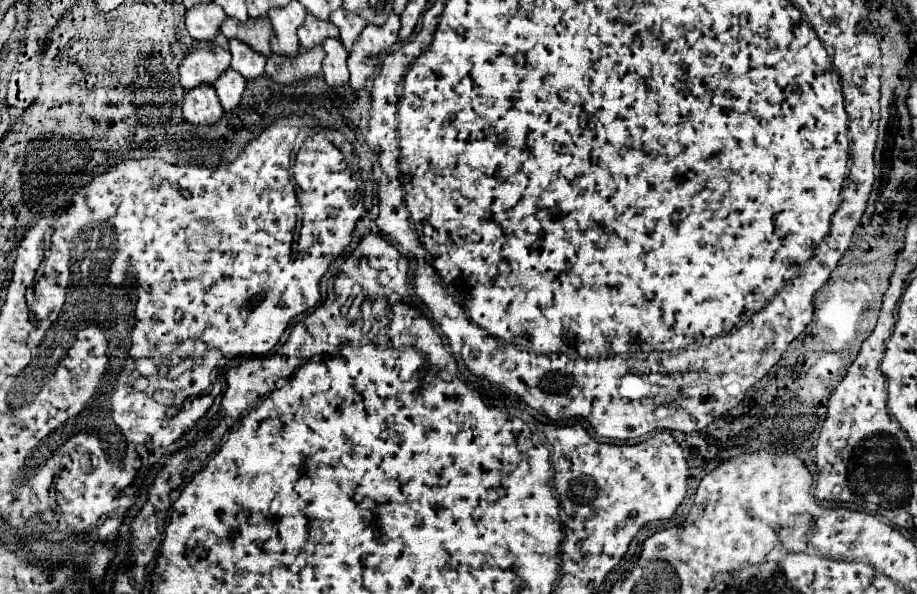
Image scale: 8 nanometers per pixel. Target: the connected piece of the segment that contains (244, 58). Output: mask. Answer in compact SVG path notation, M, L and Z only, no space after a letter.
M230 39L230 53L232 53L232 67L240 71L246 79L256 79L264 75L266 55L260 55L240 39Z

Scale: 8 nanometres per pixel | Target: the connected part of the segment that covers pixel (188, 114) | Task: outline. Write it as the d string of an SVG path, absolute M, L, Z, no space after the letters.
M204 83L186 91L182 113L184 119L194 125L214 125L224 115L224 109L214 87Z

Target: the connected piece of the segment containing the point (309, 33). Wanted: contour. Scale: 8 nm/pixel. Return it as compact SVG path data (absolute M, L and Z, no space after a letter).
M306 15L306 21L298 29L298 39L302 47L314 47L320 45L326 37L338 37L338 27L330 23L330 19L318 19L314 15Z

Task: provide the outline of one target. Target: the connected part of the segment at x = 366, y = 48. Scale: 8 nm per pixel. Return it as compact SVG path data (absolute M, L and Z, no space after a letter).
M394 13L382 25L368 23L364 27L364 31L356 39L348 55L350 85L354 89L360 89L366 85L374 69L374 57L378 57L378 53L384 53L394 43L398 43L398 29L400 29L400 17Z

